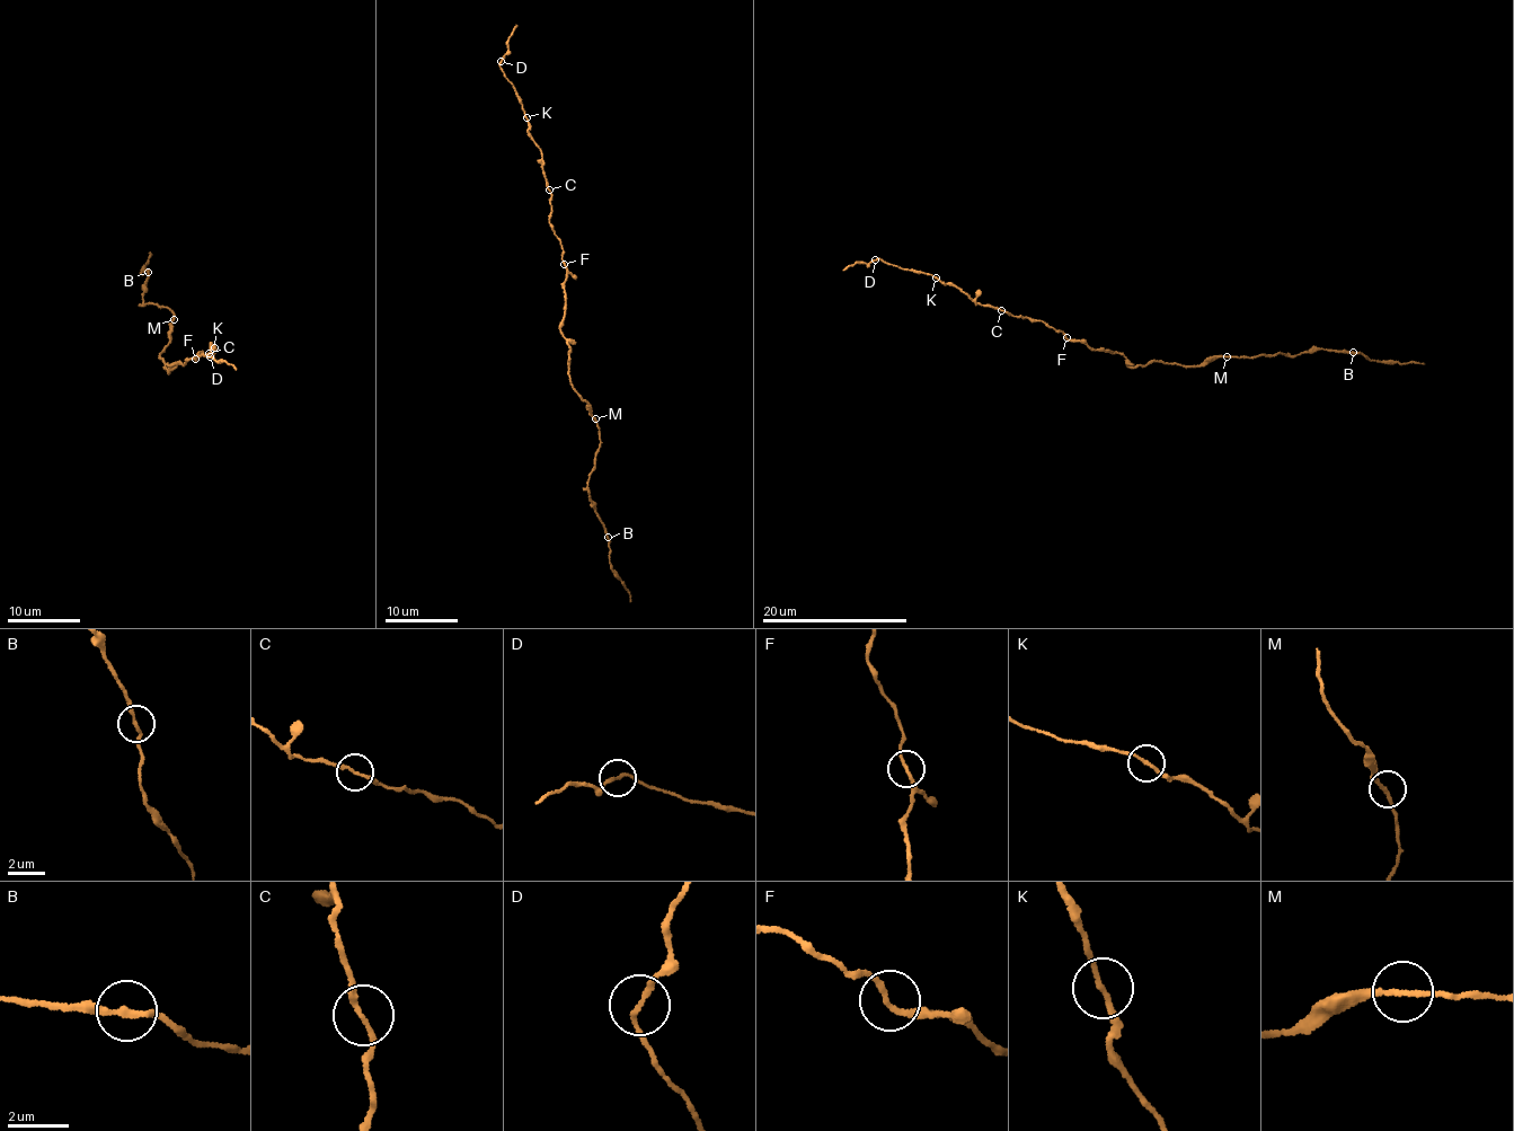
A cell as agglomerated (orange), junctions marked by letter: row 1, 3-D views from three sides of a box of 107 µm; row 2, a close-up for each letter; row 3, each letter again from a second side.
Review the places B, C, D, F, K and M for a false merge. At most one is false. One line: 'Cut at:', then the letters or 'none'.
Cut at: none

